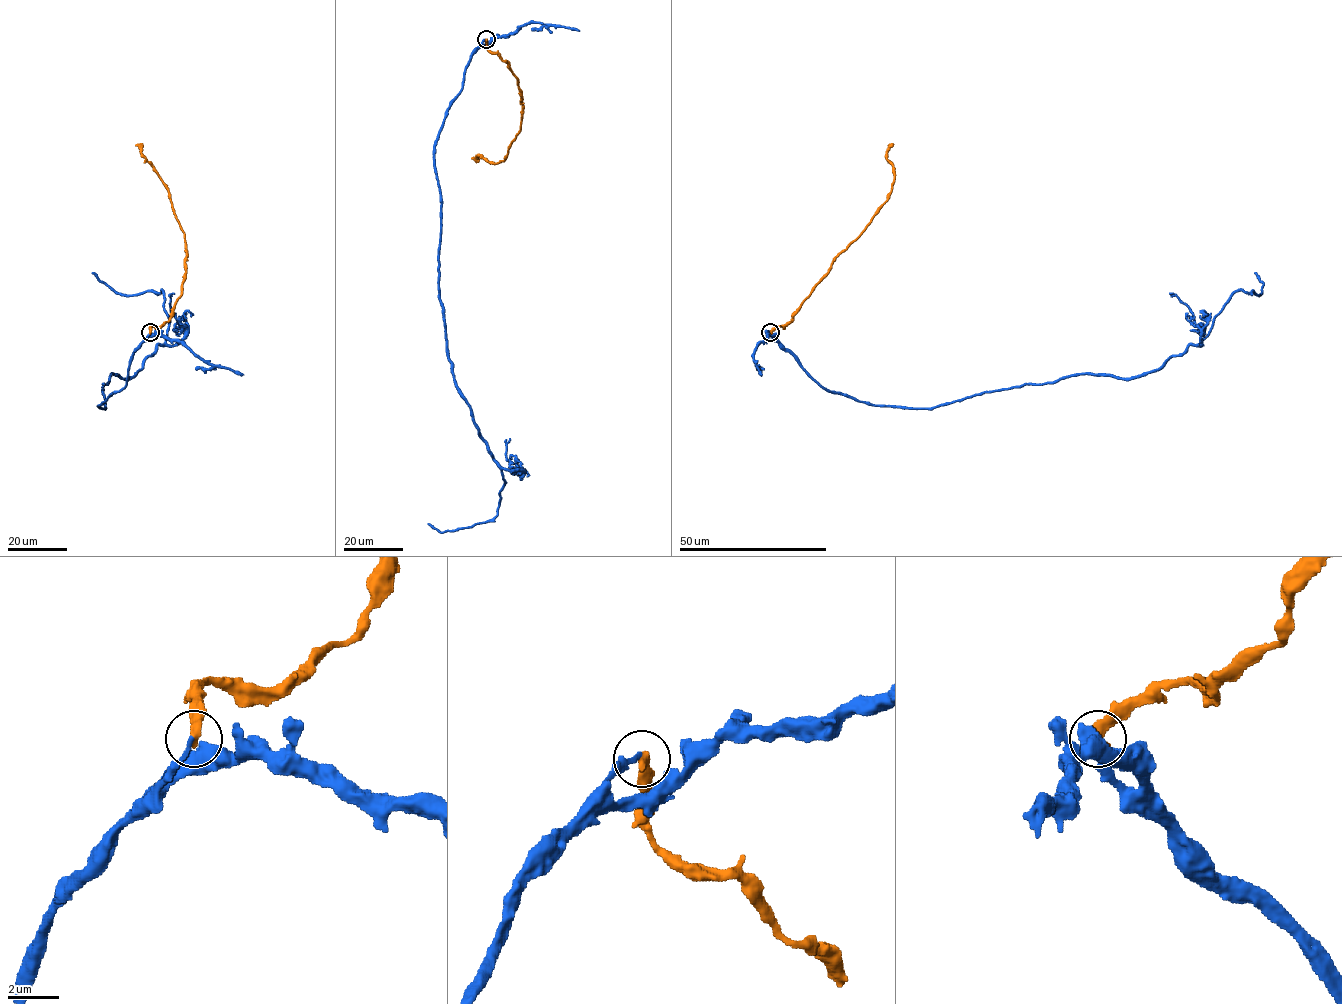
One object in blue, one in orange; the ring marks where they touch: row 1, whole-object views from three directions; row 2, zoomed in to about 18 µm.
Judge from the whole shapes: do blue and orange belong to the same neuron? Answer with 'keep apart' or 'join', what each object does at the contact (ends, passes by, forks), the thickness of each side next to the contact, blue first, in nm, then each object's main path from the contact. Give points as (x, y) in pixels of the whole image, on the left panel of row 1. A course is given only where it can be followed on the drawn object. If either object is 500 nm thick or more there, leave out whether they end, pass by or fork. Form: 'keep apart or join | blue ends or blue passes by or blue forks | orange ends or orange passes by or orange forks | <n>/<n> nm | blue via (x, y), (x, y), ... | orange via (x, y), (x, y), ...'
join | blue ends | orange ends | 160/440 nm | blue via (150, 333), (102, 408), (103, 385), (139, 370), (169, 318), (163, 291), (122, 295), (92, 272) | orange via (150, 333), (152, 326), (160, 327), (168, 321), (181, 295), (186, 257), (184, 234), (166, 185), (135, 145)

